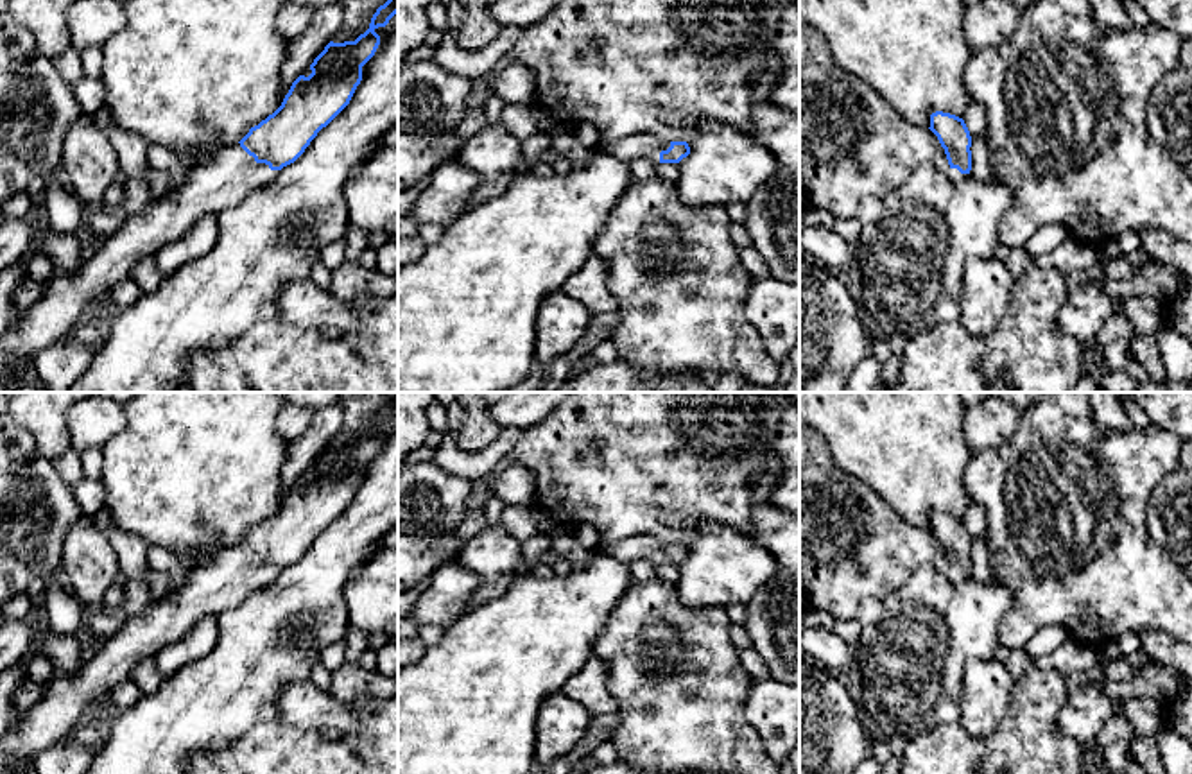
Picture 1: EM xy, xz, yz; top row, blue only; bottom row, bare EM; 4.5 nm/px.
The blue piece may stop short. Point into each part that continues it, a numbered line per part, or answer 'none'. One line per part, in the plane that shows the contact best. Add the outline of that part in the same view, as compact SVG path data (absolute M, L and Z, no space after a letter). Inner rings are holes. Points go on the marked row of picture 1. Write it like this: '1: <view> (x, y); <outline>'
1: xy (226, 180); M240 143L224 145L217 149L213 159L195 165L186 183L177 190L165 197L152 197L143 211L124 217L122 226L111 236L102 238L95 254L84 260L79 269L56 272L45 285L45 294L0 337L0 392L11 392L22 373L34 366L36 355L81 322L82 310L131 276L142 258L156 256L163 245L183 238L199 219L237 206L276 176L278 170L256 163Z

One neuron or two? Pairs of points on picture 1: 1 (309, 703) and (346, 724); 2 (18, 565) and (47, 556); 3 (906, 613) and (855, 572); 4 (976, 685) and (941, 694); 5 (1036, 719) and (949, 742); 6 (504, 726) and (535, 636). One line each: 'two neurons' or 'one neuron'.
1: one neuron
2: one neuron
3: two neurons
4: two neurons
5: one neuron
6: one neuron

